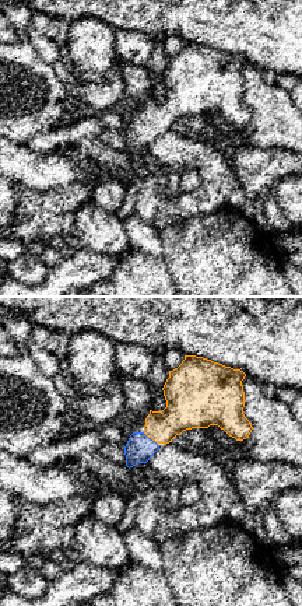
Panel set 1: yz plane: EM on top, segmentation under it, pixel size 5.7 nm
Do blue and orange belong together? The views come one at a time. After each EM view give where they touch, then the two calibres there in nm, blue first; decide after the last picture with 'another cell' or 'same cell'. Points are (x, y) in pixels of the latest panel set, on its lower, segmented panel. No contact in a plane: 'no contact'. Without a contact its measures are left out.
contact (150, 438); calibres 160 and 220 nm

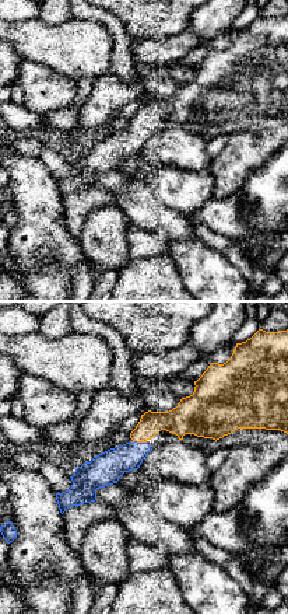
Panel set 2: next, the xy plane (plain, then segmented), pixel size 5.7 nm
contact (140, 443); calibres 180 and 150 nm

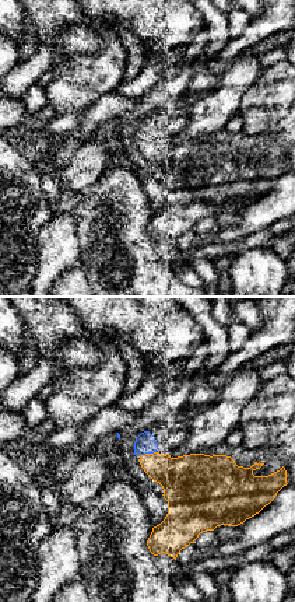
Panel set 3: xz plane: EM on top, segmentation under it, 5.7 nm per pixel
contact (148, 452); calibres 120 and 260 nm

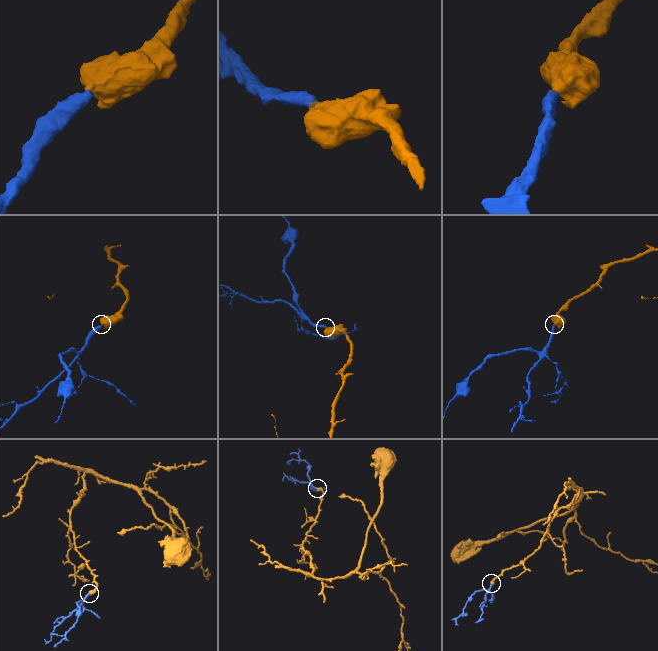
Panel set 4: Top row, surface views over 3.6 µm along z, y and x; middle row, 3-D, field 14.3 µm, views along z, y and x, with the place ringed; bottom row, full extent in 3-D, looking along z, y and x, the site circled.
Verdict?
same cell

